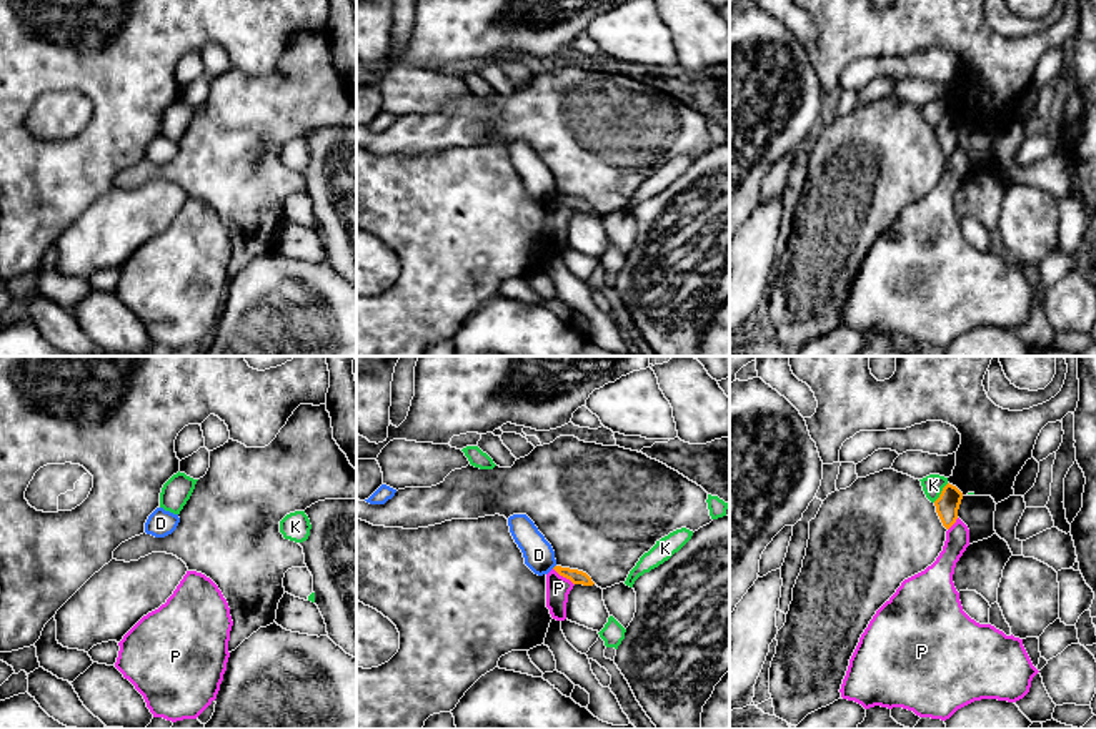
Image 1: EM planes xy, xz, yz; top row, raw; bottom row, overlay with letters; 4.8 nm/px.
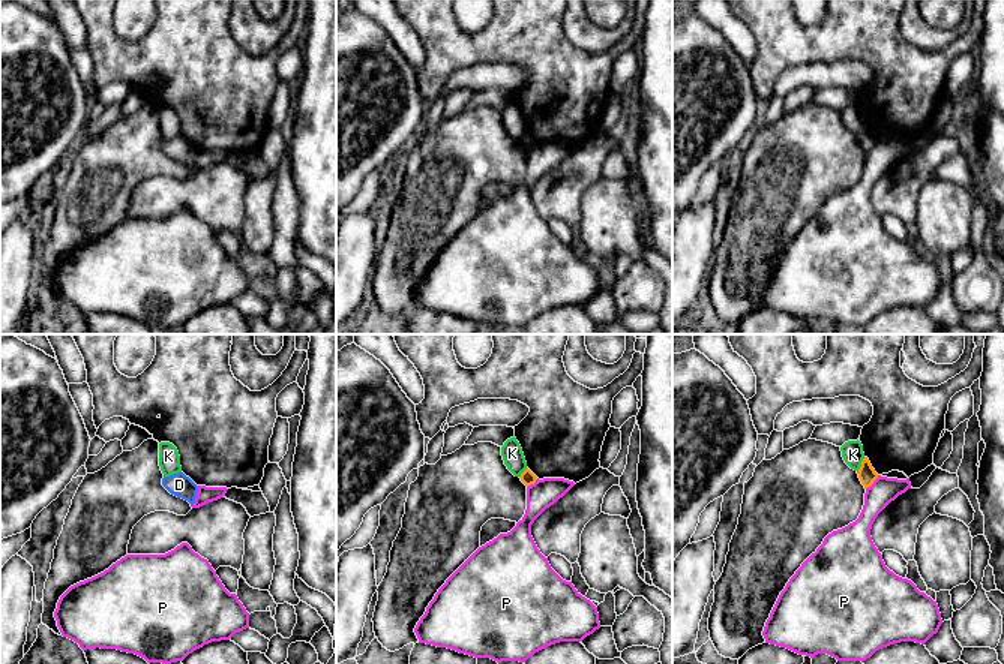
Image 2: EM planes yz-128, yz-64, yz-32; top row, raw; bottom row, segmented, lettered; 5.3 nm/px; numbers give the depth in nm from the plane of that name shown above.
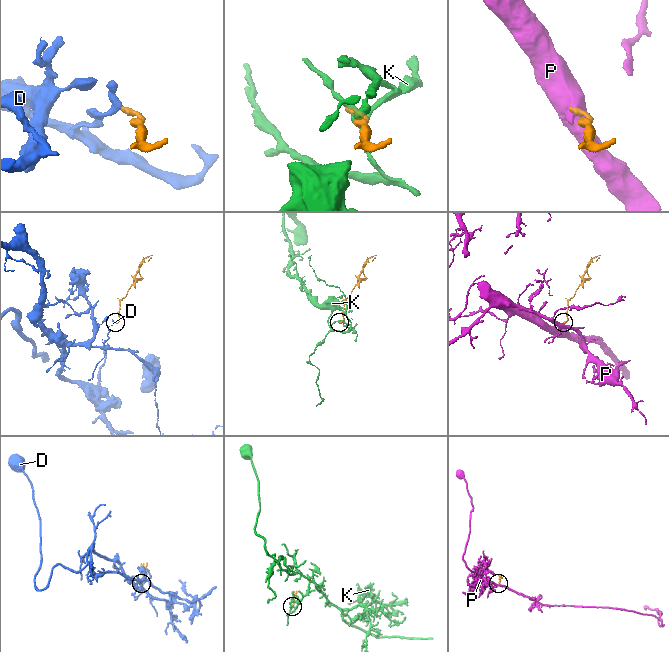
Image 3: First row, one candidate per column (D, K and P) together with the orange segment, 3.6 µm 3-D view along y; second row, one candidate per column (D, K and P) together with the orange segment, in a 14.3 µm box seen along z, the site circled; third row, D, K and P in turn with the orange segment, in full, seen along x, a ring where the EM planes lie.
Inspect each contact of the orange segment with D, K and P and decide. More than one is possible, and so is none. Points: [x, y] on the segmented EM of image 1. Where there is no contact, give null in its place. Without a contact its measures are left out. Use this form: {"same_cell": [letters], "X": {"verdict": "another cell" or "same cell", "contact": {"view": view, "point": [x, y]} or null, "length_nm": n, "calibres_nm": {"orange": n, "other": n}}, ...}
{"same_cell": [], "D": {"verdict": "another cell", "contact": null}, "K": {"verdict": "another cell", "contact": {"view": "yz", "point": [941, 493]}, "length_nm": 120, "calibres_nm": {"orange": 110, "other": 100}}, "P": {"verdict": "another cell", "contact": {"view": "xz", "point": [563, 576]}, "length_nm": 130, "calibres_nm": {"orange": 70, "other": 120}}}

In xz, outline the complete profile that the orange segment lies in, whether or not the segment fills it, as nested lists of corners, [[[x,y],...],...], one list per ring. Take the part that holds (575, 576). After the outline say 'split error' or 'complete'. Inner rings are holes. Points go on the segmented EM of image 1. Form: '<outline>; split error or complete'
[[[555,566],[553,568],[560,576],[570,579],[573,584],[583,584],[583,586],[593,586],[595,583],[591,581],[591,578],[578,569],[570,569],[570,568],[561,568],[561,566]]]; complete

